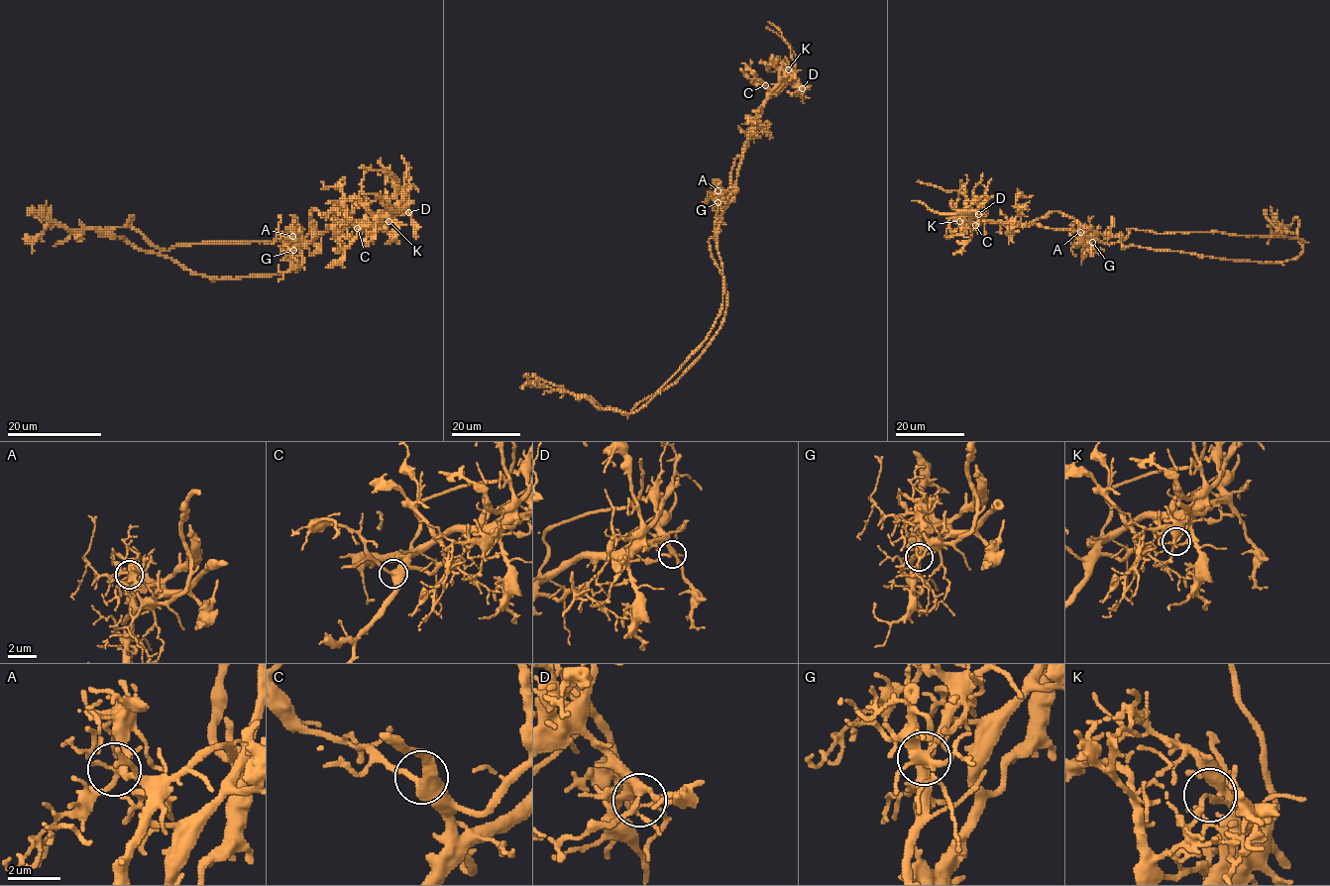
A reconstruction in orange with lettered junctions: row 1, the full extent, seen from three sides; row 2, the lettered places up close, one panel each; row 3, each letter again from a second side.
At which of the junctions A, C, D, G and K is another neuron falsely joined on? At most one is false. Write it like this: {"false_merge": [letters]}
{"false_merge": ["K"]}

